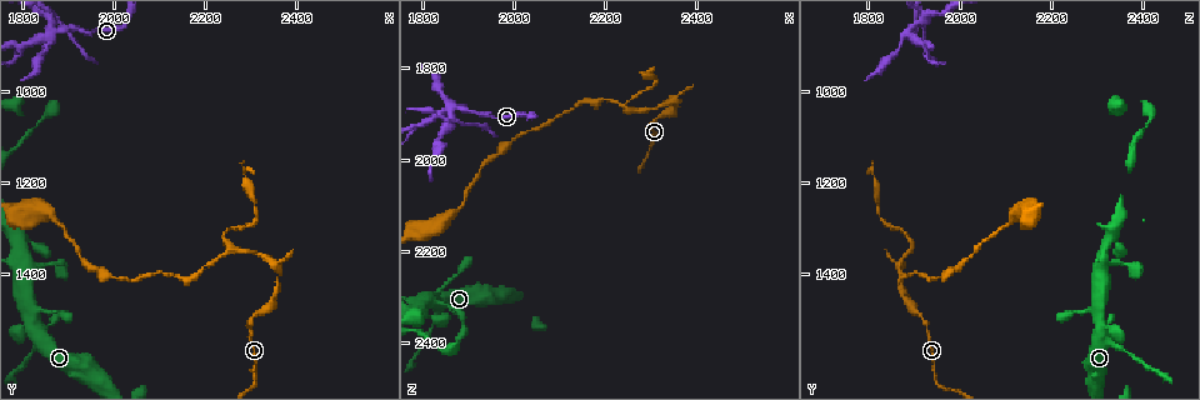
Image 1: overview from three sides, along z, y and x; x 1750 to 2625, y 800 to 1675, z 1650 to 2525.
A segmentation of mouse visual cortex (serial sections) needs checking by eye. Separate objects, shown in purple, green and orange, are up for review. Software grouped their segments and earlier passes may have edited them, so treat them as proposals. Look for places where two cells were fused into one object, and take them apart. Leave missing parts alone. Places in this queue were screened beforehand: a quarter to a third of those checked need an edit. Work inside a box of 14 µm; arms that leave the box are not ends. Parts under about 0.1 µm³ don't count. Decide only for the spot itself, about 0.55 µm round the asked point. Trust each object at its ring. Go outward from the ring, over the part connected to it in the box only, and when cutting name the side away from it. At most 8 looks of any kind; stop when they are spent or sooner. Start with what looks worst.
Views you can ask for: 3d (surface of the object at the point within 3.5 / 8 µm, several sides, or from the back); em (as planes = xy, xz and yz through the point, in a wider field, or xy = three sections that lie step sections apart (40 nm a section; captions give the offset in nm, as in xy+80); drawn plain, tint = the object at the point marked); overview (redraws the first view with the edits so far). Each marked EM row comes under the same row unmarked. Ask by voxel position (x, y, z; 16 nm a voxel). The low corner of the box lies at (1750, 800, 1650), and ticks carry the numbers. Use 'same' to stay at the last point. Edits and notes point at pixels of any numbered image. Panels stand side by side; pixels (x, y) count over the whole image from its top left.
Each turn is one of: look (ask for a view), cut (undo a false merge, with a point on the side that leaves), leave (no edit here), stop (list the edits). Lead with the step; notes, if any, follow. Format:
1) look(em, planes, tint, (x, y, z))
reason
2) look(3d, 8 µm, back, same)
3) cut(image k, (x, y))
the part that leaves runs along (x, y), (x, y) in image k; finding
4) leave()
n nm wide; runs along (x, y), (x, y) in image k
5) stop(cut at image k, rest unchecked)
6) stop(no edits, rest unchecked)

look(3d, 3.5 µm, (1875, 875, 1885))
four-way junction

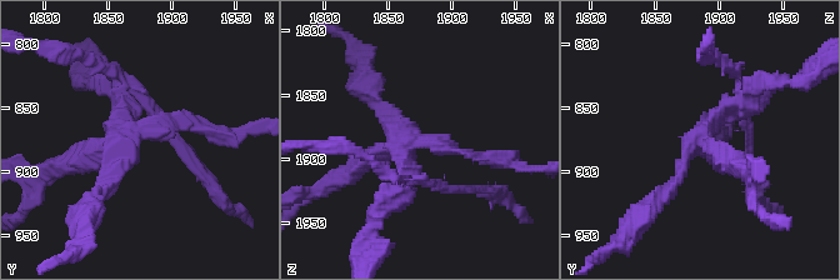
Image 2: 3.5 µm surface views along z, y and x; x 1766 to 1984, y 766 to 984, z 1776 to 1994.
look(em, xy, step 1, tint, (1870, 870, 1886))
now the EM

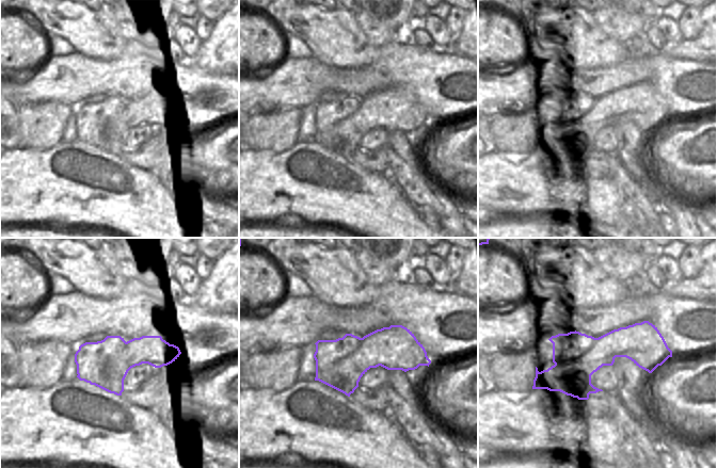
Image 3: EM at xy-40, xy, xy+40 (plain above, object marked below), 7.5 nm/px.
cut(image 2, (135, 90))
the part that leaves runs along (124, 130), (116, 91), (96, 80) in image 2; a second cell is stuck on

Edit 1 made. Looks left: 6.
look(overview)

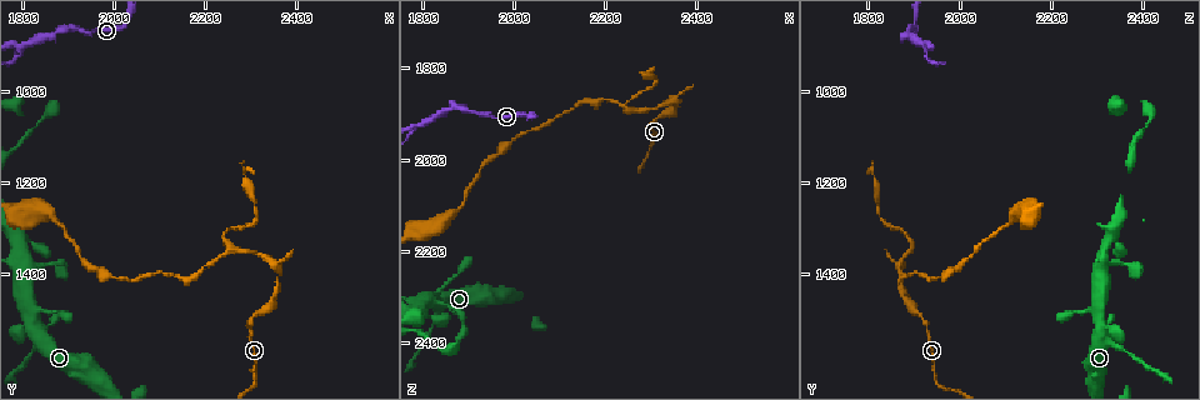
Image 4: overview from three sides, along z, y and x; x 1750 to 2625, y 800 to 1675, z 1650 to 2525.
look(3d, 8 µm, back, (1825, 1510, 2305))

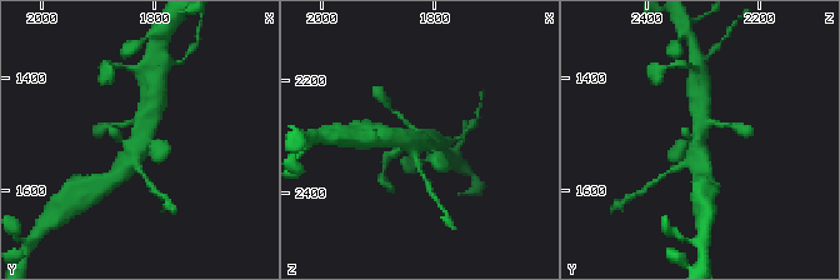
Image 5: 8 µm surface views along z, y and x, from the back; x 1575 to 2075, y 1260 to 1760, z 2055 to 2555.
look(3d, 3.5 µm, back, (1825, 1515, 2305))

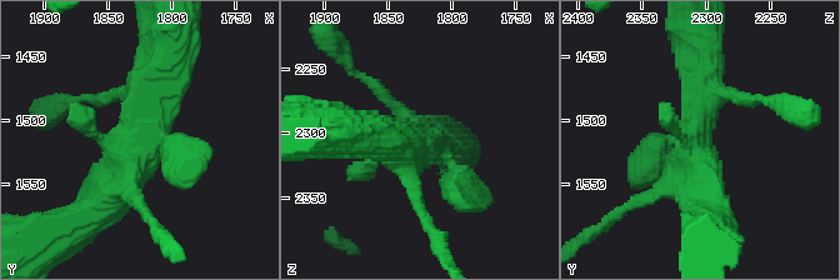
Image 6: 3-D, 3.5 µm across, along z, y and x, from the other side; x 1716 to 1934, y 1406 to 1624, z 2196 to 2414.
leave()
runs along (99, 209), (141, 148), (164, 55) in image 6; continuous, no second cell

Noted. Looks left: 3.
look(3d, 3.5 µm, (2360, 1405, 1870))
a narrow waist

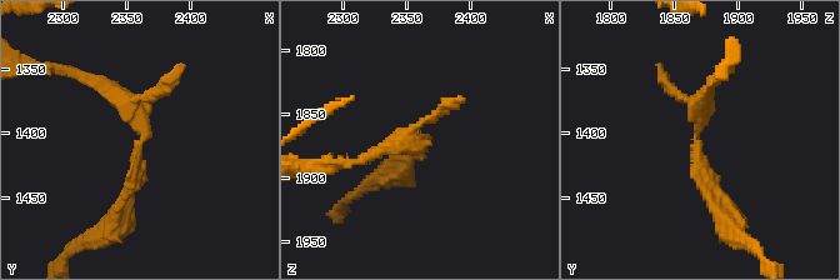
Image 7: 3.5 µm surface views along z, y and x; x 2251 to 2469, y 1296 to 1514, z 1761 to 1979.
look(em, xy, step 1, tint, (2360, 1402, 1868))
shape alone is not enough

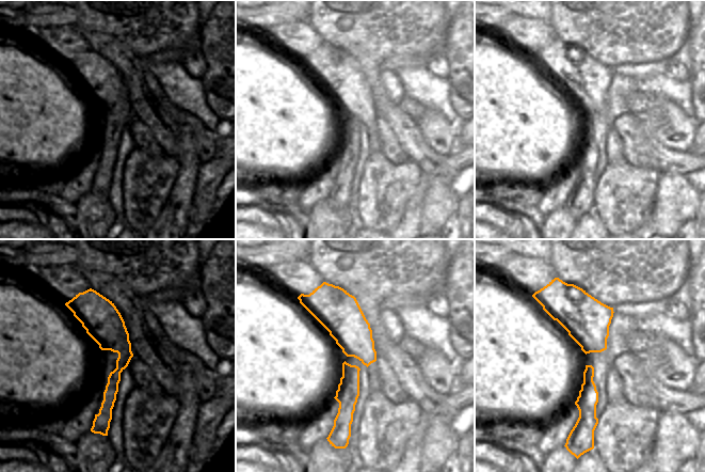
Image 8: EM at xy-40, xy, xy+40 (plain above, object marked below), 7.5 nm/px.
leave()
runs along (90, 294), (122, 346), (105, 428) in image 8; all the same cell

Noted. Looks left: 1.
stop(cut at image 2, rest unchecked)

